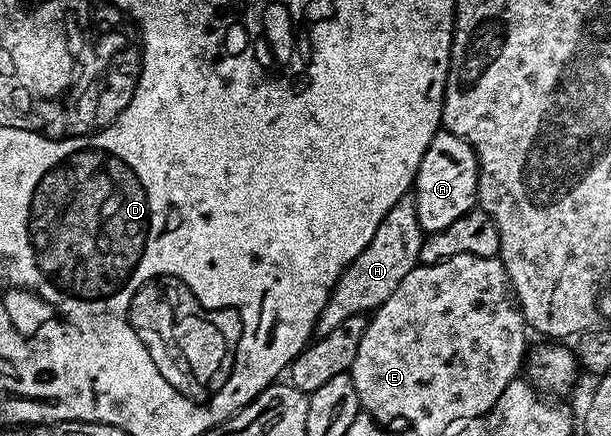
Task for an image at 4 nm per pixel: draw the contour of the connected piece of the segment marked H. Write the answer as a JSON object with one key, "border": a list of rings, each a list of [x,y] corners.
{"border":[[[411,194],[403,195],[386,213],[382,225],[378,225],[378,233],[374,233],[370,245],[354,257],[351,265],[340,274],[340,280],[336,282],[336,288],[330,293],[326,305],[316,322],[315,334],[317,336],[330,333],[330,329],[338,329],[346,317],[355,315],[368,315],[380,307],[394,289],[398,289],[402,277],[410,273],[420,263],[420,250],[425,231],[418,225],[418,213],[416,201]]]}

